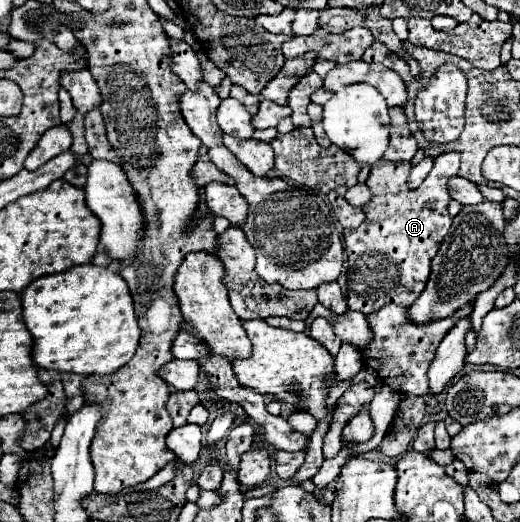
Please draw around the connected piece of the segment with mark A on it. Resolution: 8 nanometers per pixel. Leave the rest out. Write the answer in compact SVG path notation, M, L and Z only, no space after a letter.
M445 152L435 158L435 166L429 172L429 176L423 180L423 184L417 190L407 188L411 164L409 162L389 162L383 160L379 166L375 166L369 174L367 186L371 190L371 200L363 206L365 220L357 228L345 230L345 252L347 252L347 280L349 280L349 294L347 294L347 306L351 310L359 310L363 314L377 312L385 304L403 304L411 306L419 294L423 292L427 284L427 276L431 274L431 260L439 252L439 244L449 232L451 216L447 212L447 206L451 202L447 180L457 174L459 170L459 154L457 152Z

